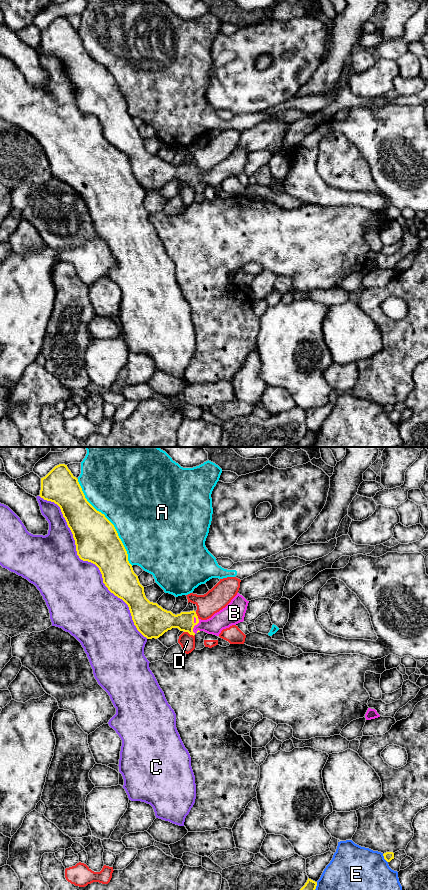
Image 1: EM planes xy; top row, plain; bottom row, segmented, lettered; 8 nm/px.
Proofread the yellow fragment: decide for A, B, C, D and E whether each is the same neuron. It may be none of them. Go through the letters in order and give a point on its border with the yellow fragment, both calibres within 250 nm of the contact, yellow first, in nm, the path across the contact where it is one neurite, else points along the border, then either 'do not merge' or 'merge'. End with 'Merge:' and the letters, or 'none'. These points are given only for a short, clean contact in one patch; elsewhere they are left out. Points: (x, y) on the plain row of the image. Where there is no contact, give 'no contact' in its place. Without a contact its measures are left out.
A: contact xy (109, 73); calibres 340 and 500 nm; do not merge
B: contact xy (195, 176); calibres 160 and 150 nm; way xy (165, 172), (188, 173), (195, 176), (216, 176), (225, 170); merge
C: contact xy (91, 114); calibres 340 and 480 nm; do not merge
D: contact xy (189, 185); calibres 190 and 120 nm; do not merge
E: contact xy (384, 410); calibres 80 and 500 nm; do not merge
Merge: B

